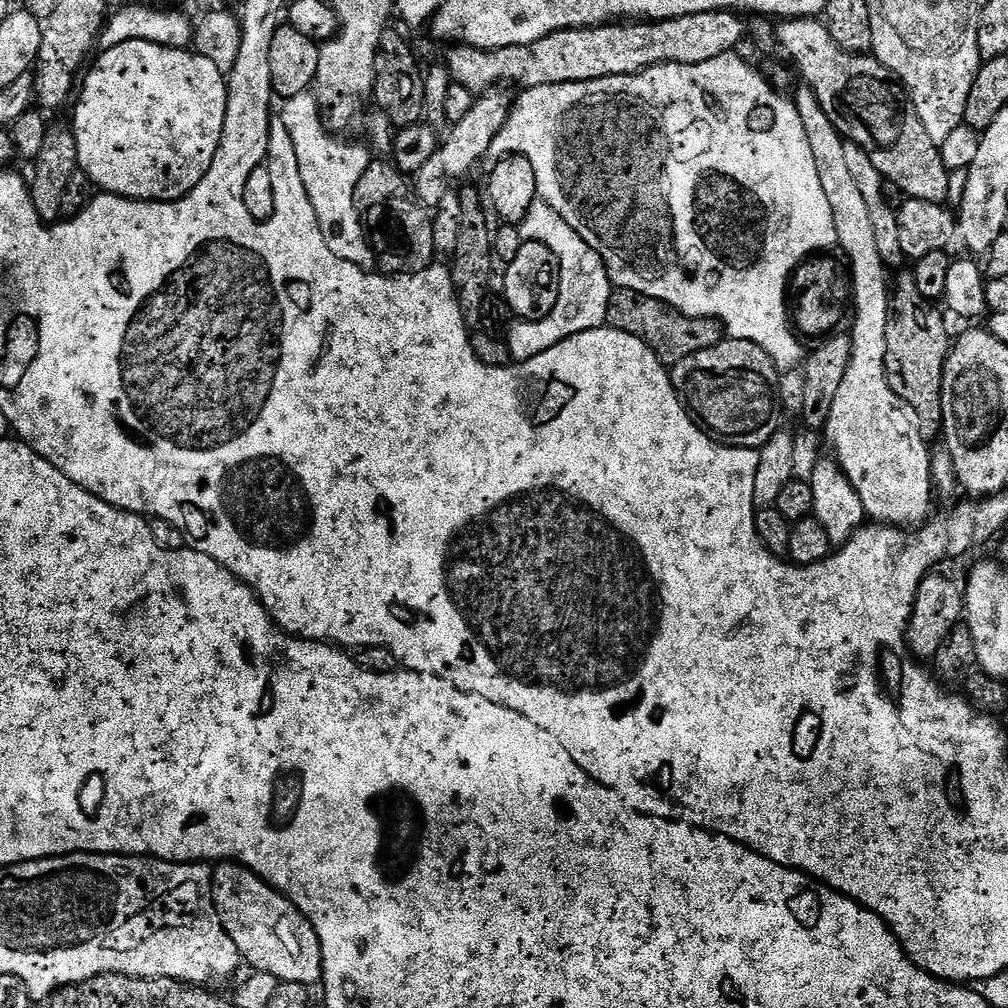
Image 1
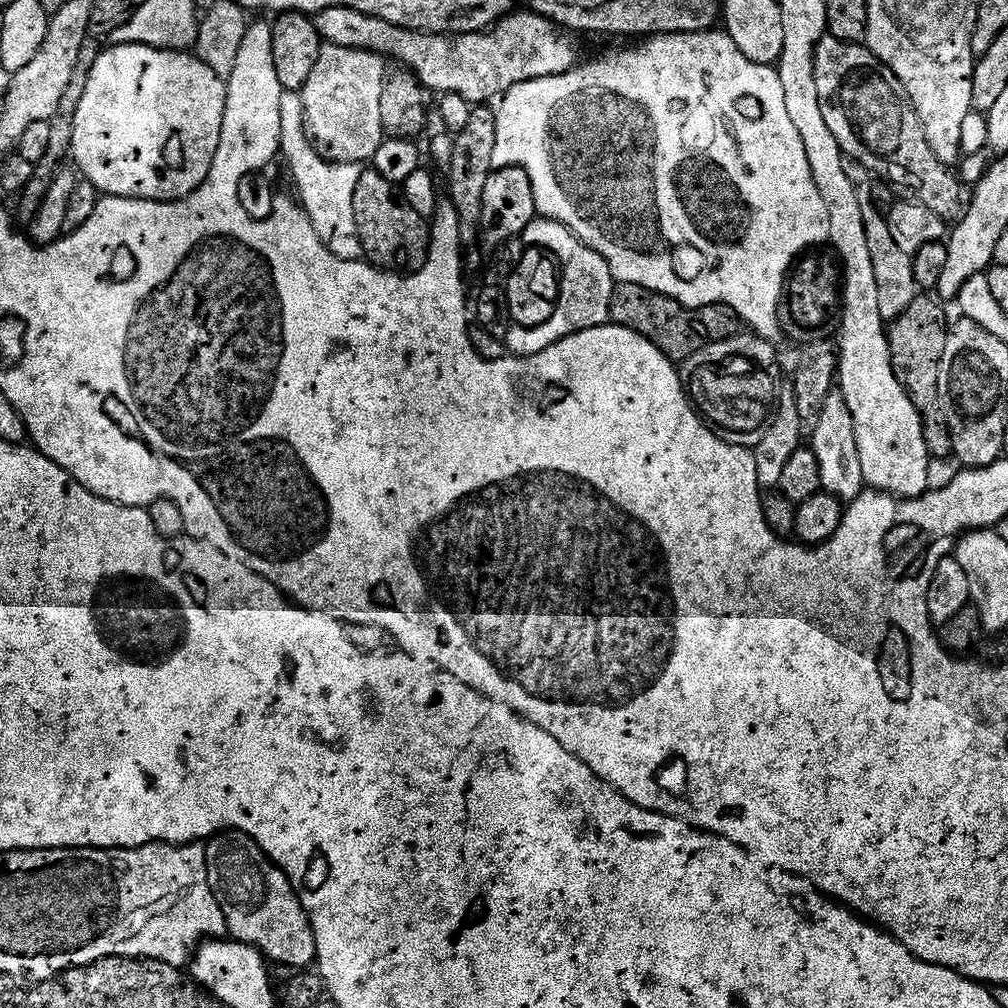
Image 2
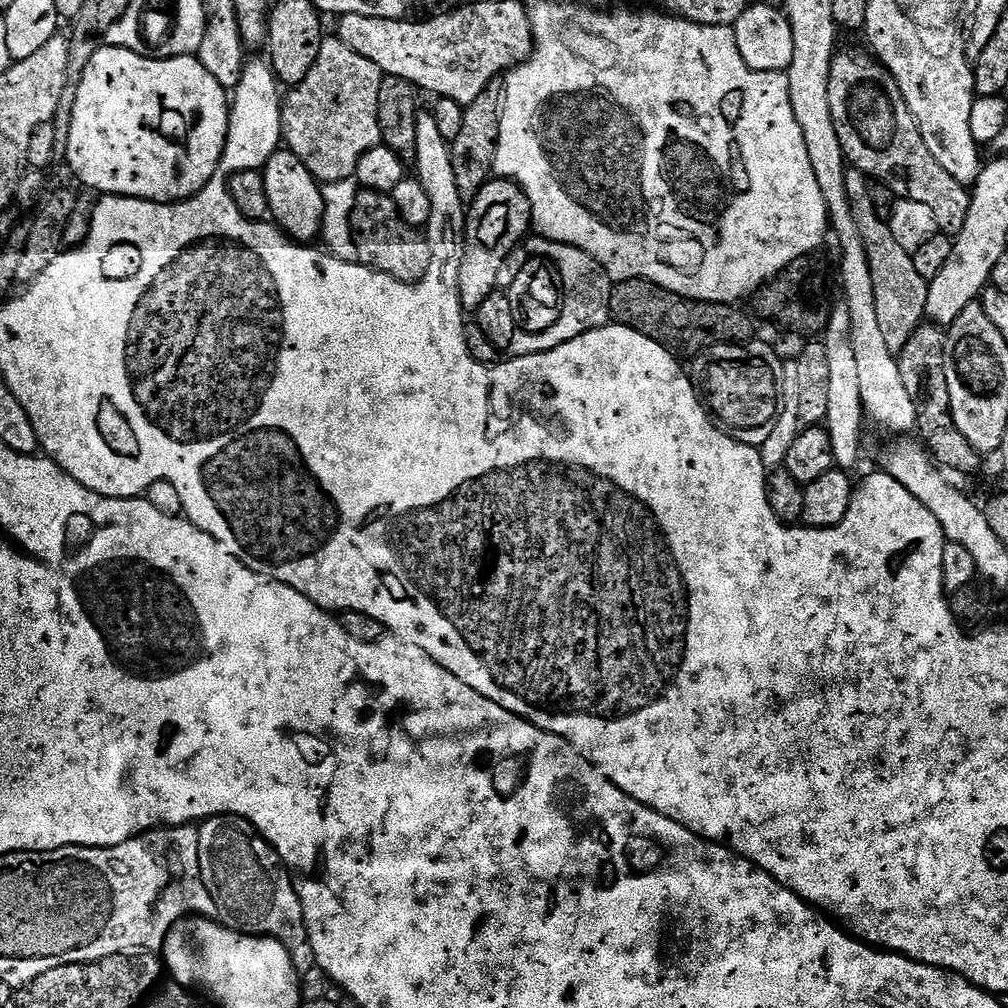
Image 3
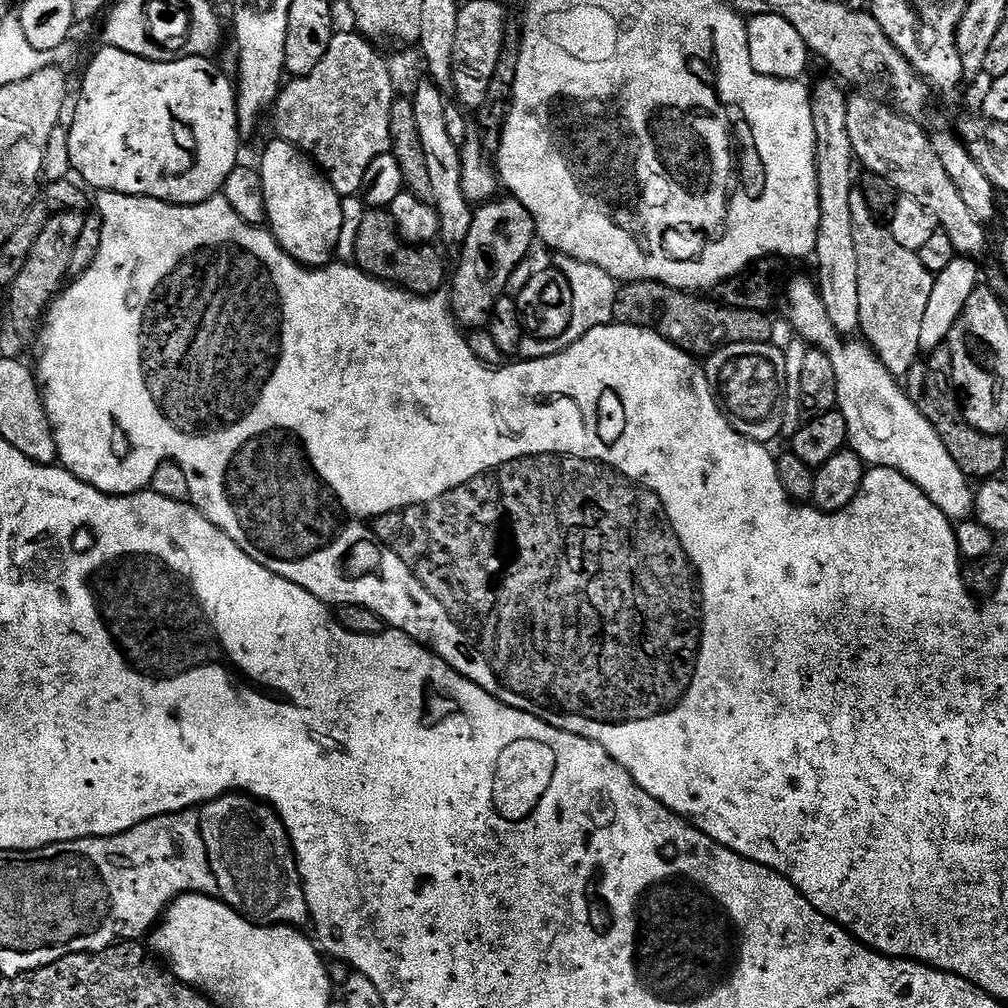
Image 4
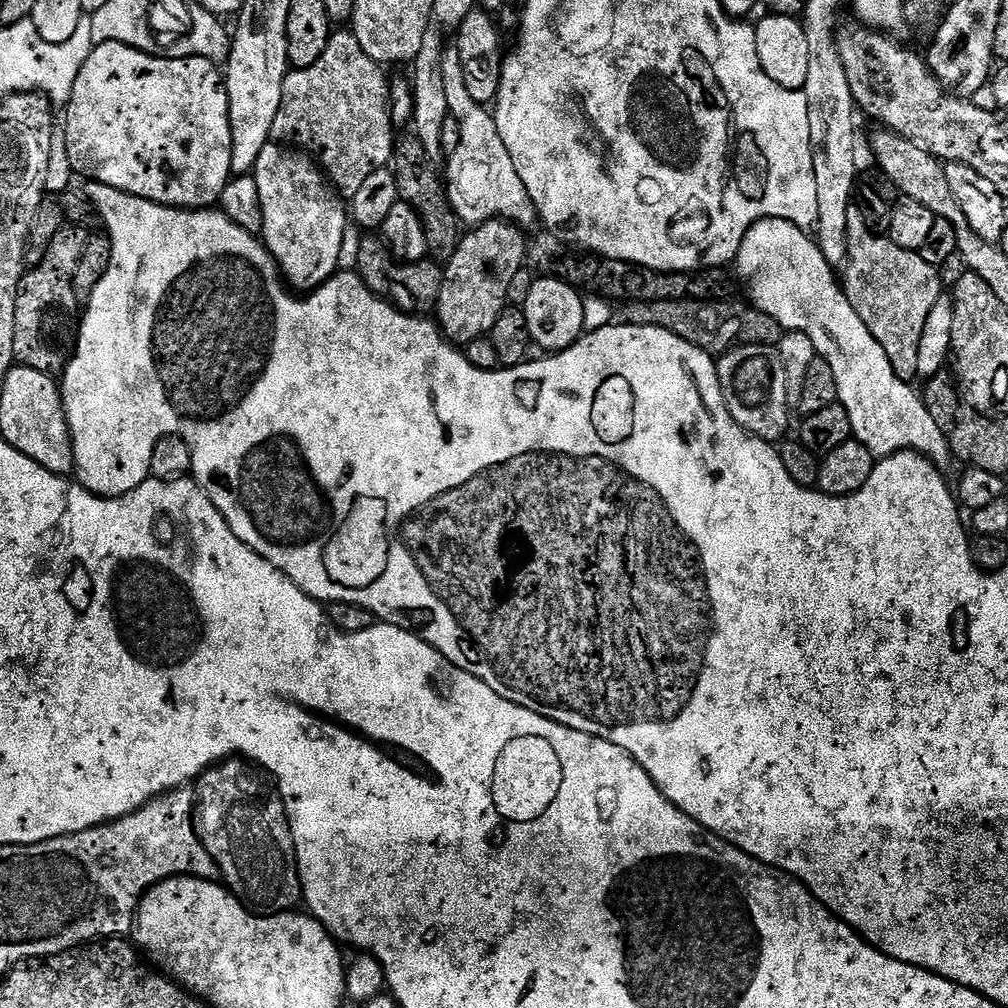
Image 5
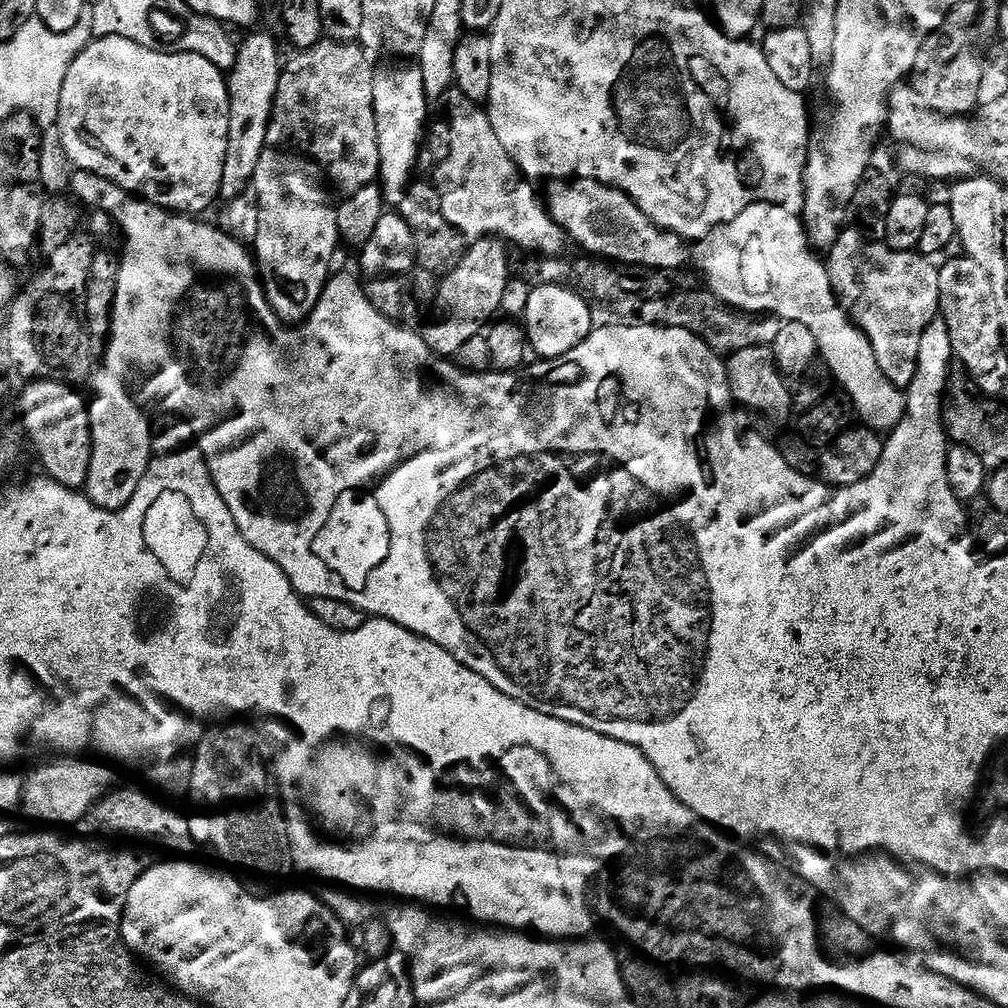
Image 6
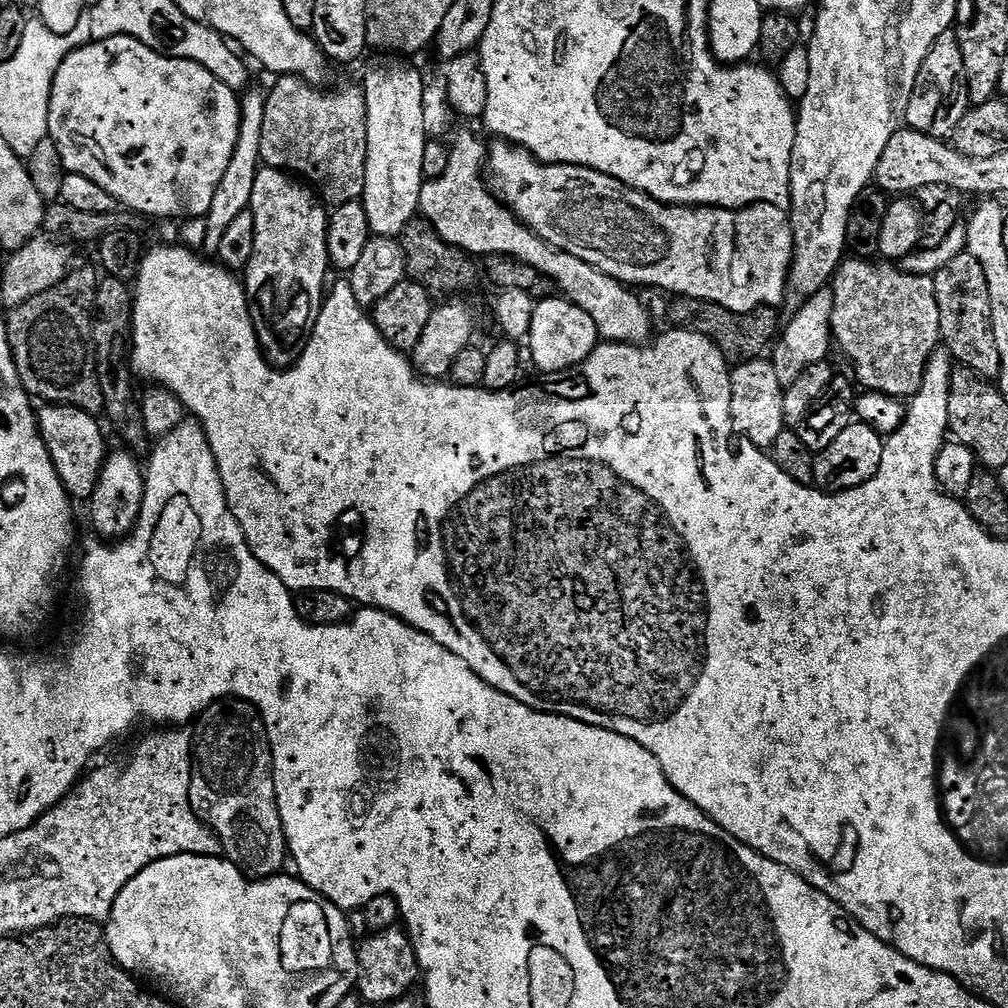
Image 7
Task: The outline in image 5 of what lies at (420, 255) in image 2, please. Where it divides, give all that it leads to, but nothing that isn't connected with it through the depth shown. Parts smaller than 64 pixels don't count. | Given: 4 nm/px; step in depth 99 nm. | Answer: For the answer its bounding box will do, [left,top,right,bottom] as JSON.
[354,234,444,314]

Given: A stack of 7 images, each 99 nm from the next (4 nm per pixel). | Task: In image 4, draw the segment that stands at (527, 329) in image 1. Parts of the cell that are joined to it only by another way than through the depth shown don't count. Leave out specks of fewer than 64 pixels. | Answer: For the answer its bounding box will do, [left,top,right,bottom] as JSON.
[518,256,618,360]

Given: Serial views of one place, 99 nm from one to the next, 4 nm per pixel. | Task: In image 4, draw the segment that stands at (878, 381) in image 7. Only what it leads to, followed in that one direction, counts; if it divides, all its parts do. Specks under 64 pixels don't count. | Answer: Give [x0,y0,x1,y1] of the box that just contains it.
[850,190,936,377]

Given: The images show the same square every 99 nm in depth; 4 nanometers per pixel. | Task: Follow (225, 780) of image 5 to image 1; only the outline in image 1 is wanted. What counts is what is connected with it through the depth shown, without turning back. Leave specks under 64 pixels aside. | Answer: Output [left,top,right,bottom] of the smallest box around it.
[212,862,325,986]

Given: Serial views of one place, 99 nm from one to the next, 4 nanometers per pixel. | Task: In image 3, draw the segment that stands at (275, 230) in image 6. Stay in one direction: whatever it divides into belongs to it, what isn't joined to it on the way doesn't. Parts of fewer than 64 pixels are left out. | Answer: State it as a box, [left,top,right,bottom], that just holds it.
[262,150,325,241]

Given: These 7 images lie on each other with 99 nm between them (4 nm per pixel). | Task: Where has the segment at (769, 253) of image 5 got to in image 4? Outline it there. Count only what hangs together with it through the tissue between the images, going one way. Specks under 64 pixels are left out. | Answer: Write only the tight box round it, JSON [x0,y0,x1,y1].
[789,276,974,522]

